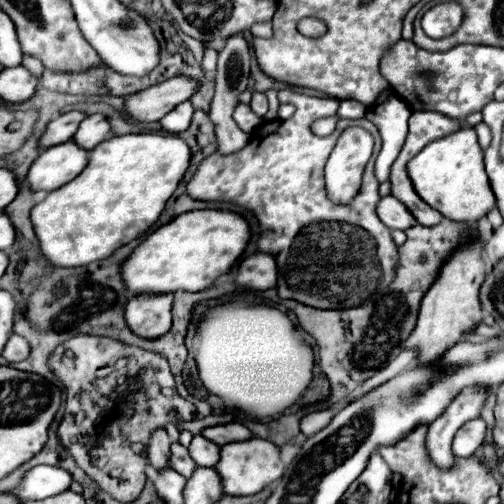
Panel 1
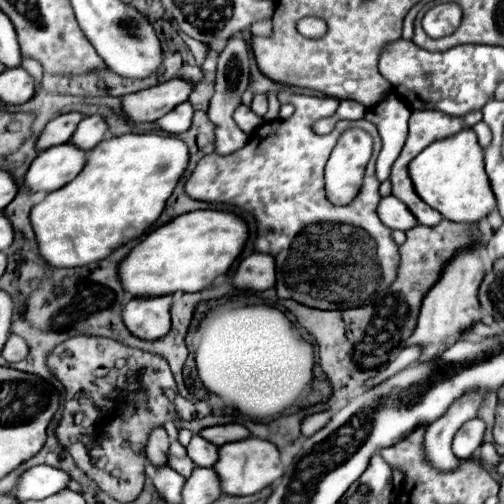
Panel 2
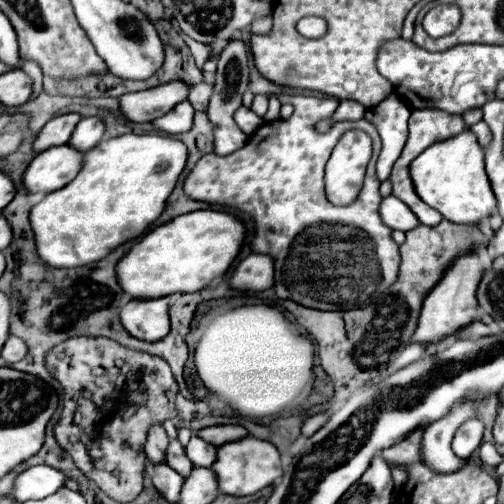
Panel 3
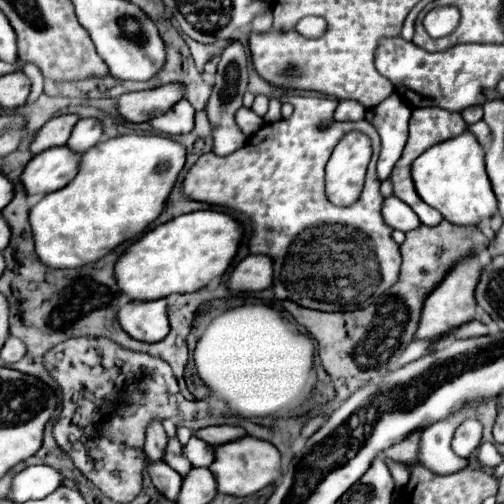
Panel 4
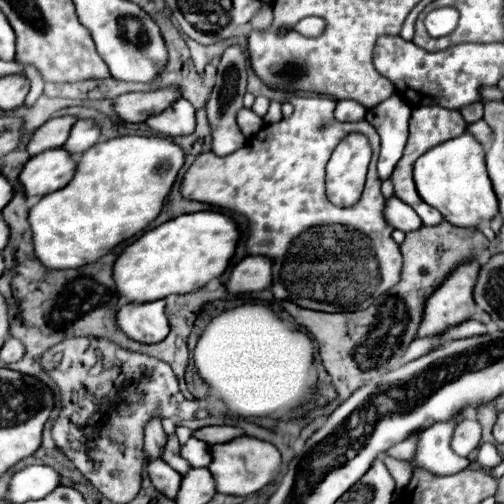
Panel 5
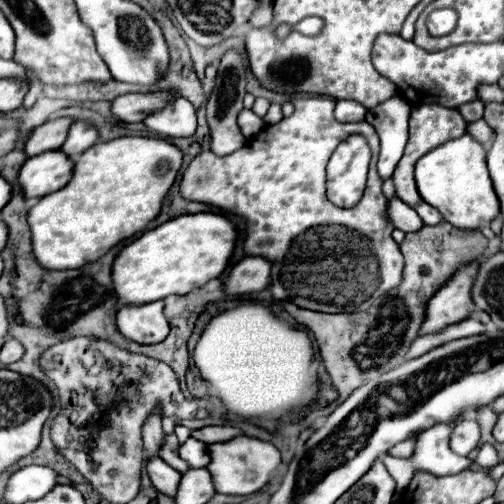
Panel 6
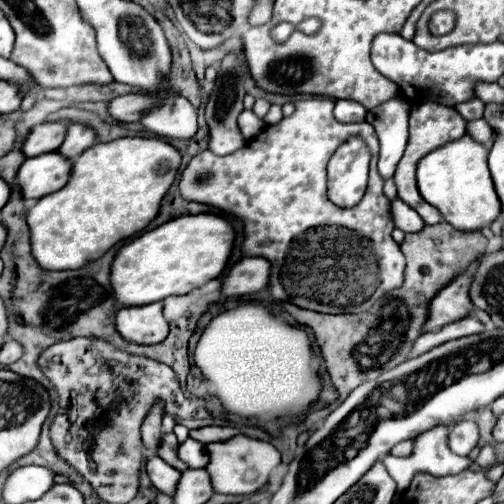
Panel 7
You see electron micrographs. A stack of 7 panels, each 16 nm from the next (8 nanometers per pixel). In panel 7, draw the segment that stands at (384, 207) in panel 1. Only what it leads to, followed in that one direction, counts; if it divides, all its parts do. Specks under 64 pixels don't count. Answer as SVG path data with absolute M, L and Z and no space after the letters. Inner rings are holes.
M394 200L392 202L392 218L394 218L396 228L400 228L404 232L420 232L426 226L424 220L420 220L420 214L416 214L402 200Z

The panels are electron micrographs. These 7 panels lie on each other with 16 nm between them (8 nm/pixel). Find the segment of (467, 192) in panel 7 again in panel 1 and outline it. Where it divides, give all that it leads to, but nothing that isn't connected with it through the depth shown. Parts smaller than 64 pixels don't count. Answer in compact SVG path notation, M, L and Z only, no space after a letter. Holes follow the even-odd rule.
M470 126L456 132L456 136L430 142L408 162L408 176L420 198L440 210L444 218L470 224L496 208L496 198L484 172L484 152L478 144L474 128Z

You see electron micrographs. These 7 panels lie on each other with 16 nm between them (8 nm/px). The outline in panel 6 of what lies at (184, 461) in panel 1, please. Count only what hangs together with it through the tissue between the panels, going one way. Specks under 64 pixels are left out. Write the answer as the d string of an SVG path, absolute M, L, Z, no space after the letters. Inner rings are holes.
M166 434L164 436L164 444L160 448L160 458L164 462L168 462L172 468L176 468L178 472L186 472L188 470L188 464L184 464L184 460L180 460L178 446L180 446L180 442L176 440L176 436L174 434Z

